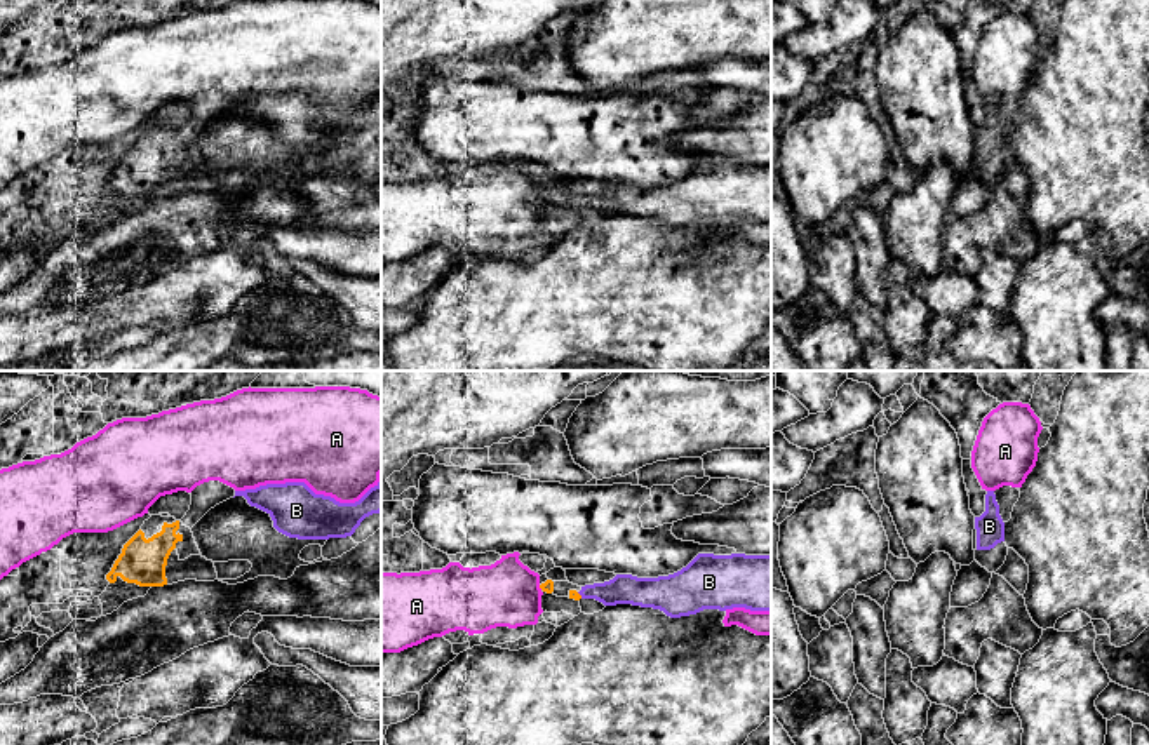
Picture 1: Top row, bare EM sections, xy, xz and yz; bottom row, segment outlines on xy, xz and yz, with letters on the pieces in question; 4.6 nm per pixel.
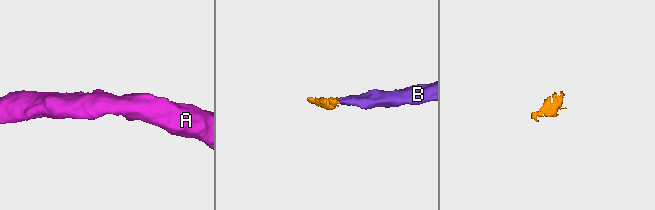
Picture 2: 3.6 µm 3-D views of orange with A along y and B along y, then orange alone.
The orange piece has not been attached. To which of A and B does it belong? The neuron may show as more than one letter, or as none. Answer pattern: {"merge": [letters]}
{"merge": ["B"]}

